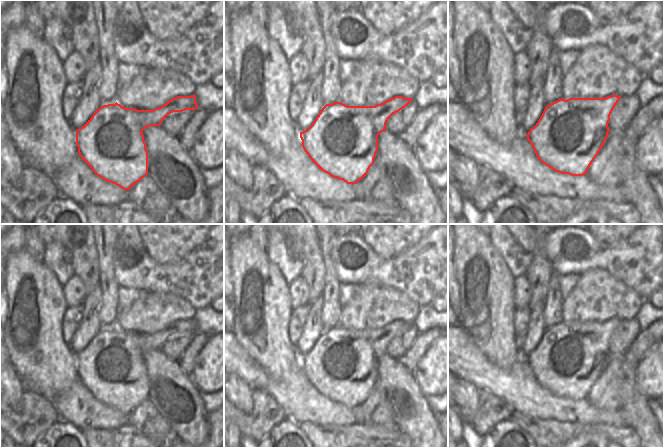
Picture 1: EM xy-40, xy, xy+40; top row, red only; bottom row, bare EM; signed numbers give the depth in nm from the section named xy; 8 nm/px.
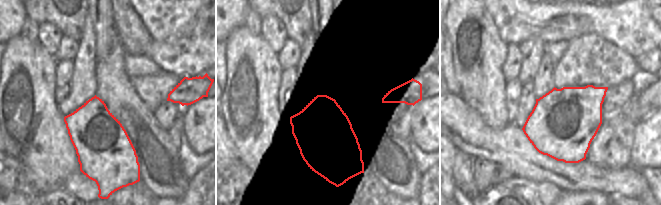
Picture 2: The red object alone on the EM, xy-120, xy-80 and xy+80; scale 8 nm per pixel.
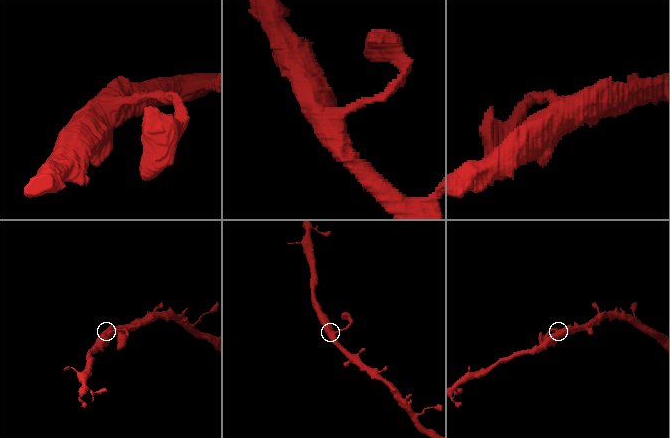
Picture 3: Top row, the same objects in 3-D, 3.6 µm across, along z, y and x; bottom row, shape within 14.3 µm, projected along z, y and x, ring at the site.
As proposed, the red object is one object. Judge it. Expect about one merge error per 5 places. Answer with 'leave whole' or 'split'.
leave whole

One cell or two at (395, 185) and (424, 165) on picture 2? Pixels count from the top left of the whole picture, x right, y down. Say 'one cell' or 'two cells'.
two cells

